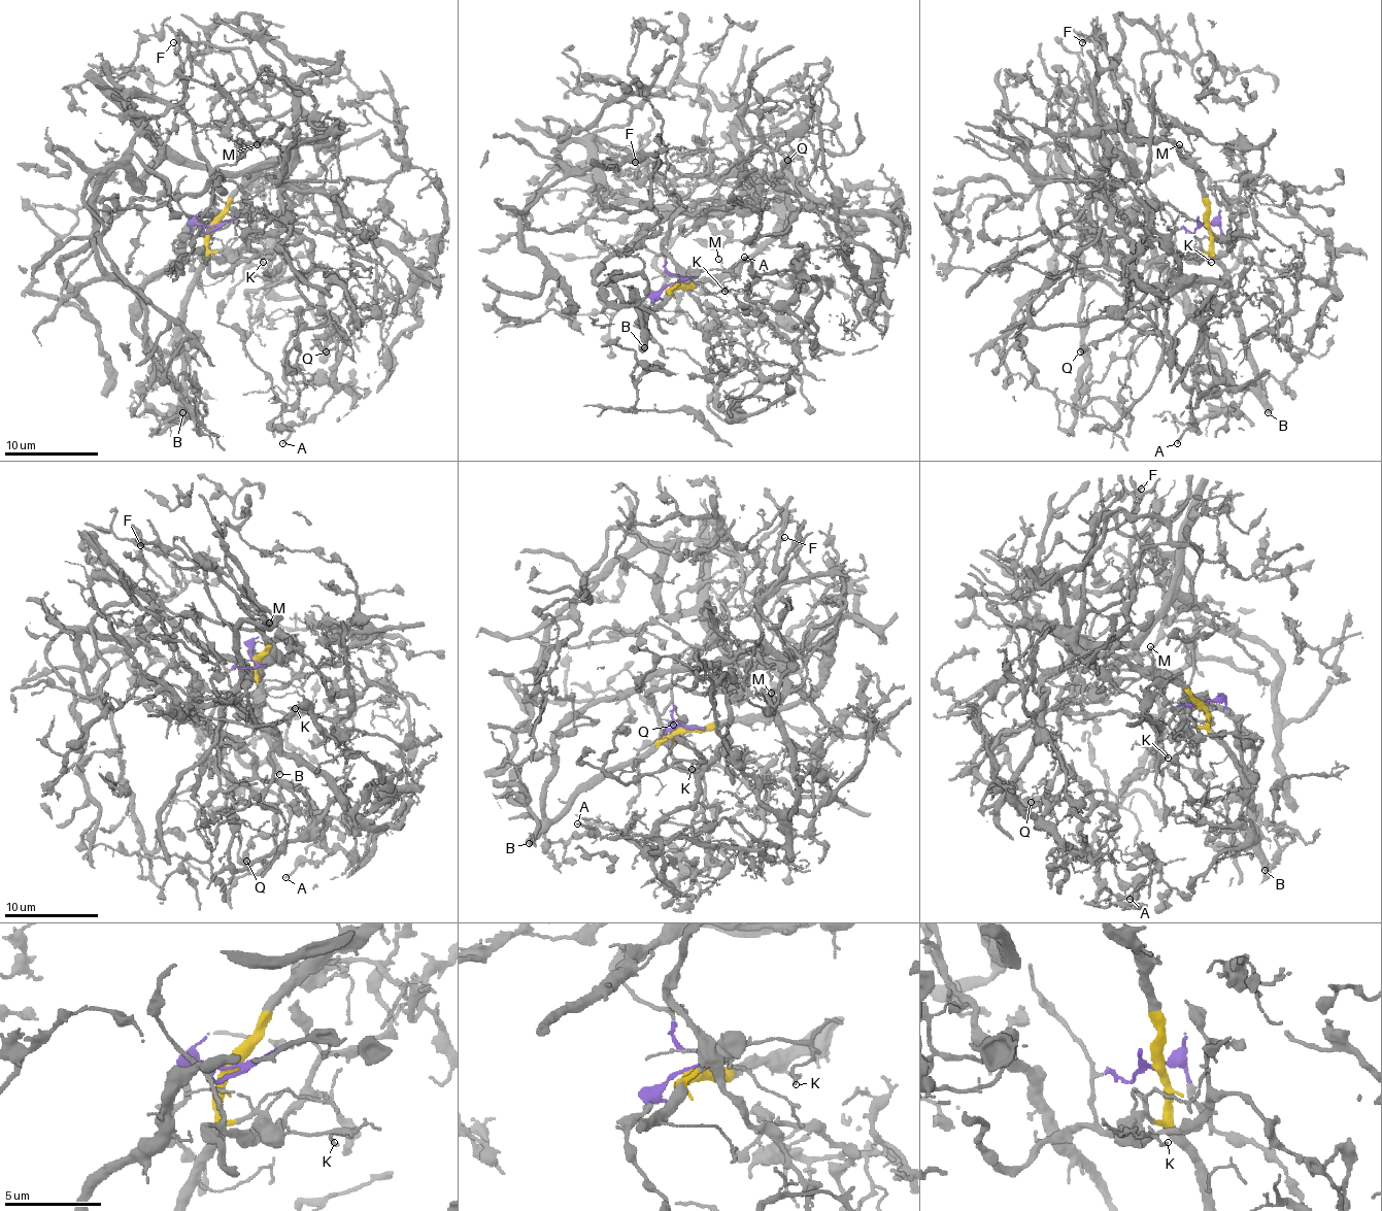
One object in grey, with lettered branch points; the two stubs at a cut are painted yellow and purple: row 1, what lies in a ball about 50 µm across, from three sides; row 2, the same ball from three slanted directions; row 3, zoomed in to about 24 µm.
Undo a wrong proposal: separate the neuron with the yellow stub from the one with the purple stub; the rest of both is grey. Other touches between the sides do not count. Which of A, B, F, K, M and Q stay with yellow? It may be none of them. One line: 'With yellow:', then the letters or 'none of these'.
With yellow: B, F, K, M

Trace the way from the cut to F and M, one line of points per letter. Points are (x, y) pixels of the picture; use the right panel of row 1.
F: (1205, 225), (1203, 178), (1170, 142), (1137, 133), (1130, 110), (1122, 124), (1104, 124), (1078, 74), (1082, 41)
M: (1205, 225), (1207, 201), (1203, 173), (1179, 145)

